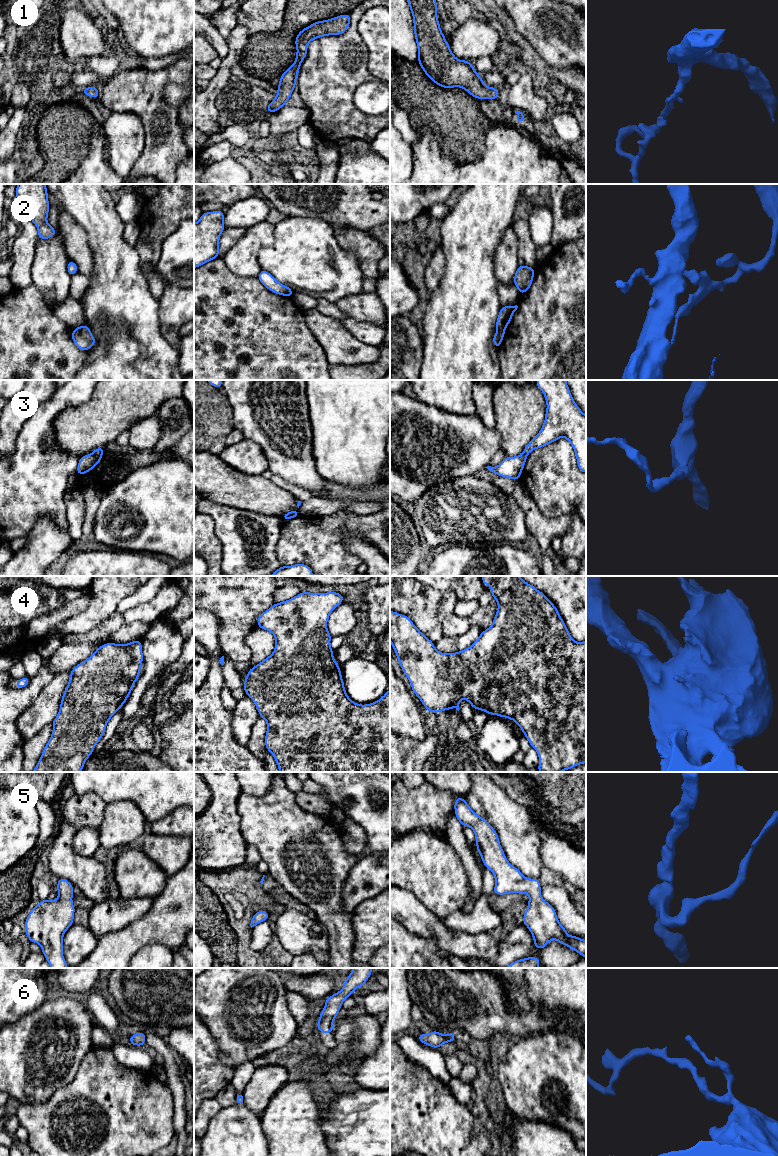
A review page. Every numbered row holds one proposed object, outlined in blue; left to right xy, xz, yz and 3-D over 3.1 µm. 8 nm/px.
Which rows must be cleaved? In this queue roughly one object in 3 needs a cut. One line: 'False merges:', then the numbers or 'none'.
False merges: 2, 3

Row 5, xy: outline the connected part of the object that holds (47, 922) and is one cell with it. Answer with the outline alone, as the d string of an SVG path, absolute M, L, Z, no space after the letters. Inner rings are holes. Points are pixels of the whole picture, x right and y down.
M60 878L57 890L59 895L56 900L42 899L30 911L24 930L30 942L41 946L51 968L67 968L63 957L63 936L74 924L73 885Z

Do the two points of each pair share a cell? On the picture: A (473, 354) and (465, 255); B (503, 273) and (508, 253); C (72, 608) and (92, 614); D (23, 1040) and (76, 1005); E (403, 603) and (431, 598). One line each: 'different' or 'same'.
A: same
B: same
C: different
D: same
E: same

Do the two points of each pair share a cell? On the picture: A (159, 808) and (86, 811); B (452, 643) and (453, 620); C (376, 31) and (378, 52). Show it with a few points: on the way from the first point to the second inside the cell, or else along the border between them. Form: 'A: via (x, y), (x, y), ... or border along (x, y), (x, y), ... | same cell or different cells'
A: border along (85, 793), (95, 793), (106, 804) | different cells
B: border along (470, 627), (463, 633), (443, 637) | different cells
C: via (378, 36), (378, 47) | same cell

